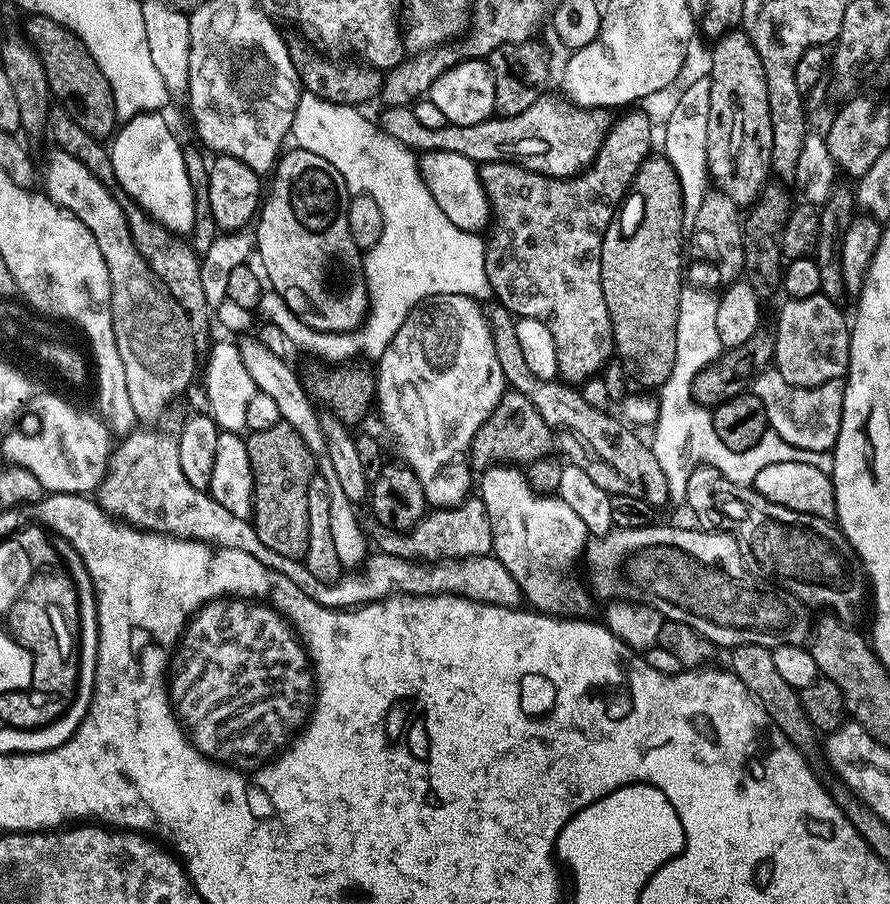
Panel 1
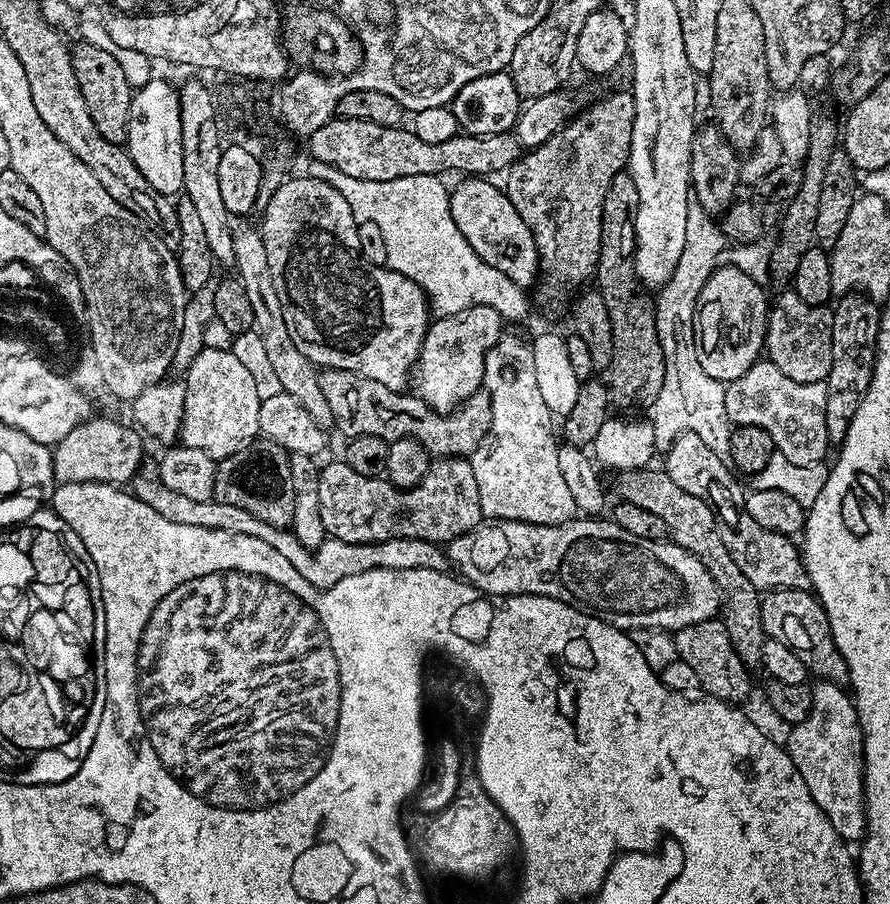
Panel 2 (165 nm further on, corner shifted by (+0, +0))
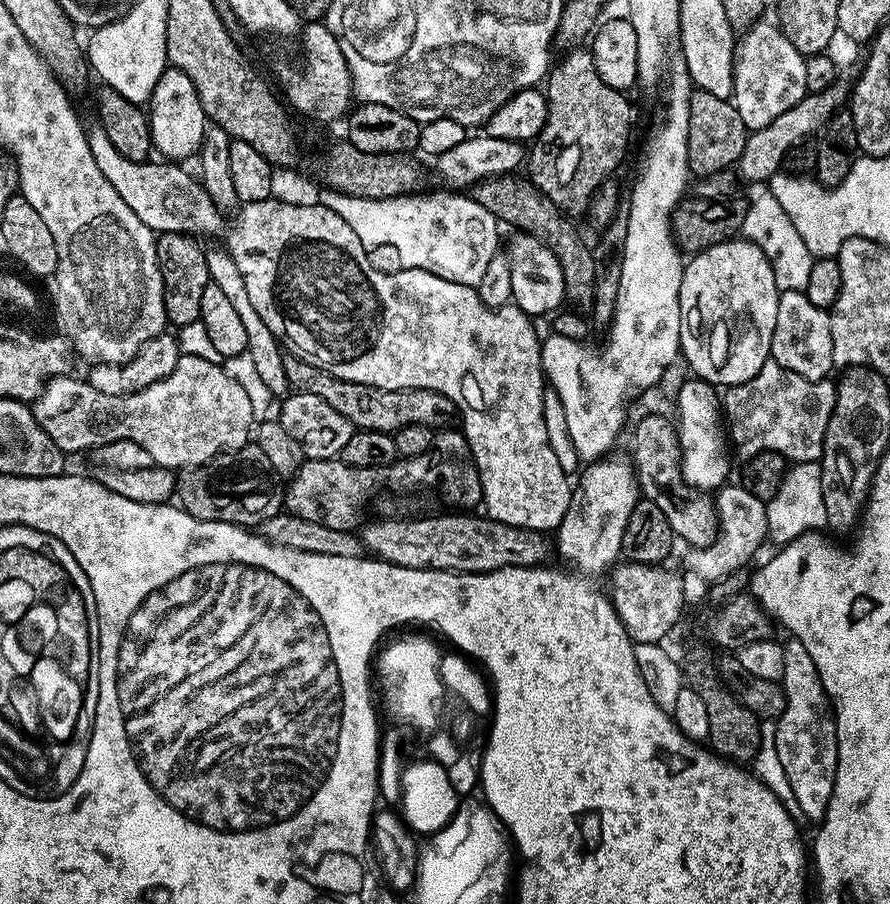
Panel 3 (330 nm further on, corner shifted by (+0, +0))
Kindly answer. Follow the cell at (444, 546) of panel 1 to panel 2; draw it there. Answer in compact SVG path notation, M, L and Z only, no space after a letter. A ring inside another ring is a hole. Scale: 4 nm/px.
M441 456L433 459L429 472L412 489L396 488L387 478L363 476L358 474L358 470L350 470L350 466L343 462L323 465L320 468L318 486L318 510L322 513L325 533L331 539L355 544L386 542L390 538L418 538L444 546L460 535L475 530L485 519L472 460L462 456Z

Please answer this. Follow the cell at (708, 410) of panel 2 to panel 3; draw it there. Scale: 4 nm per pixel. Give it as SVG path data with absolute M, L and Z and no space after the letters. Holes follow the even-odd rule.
M760 190L748 206L744 218L743 230L752 244L759 244L764 249L764 256L772 268L775 286L781 292L801 292L810 280L815 257L810 254L809 247L803 241L798 228L786 210L778 203L778 198L770 190Z

